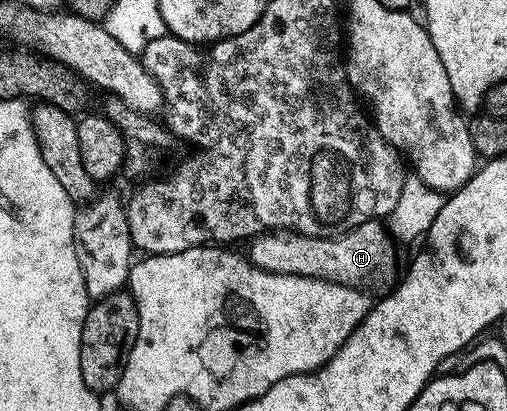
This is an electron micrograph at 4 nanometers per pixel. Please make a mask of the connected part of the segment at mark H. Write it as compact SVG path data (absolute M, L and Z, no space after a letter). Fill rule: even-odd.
M368 219L362 225L358 225L353 231L341 231L338 235L327 235L326 237L310 237L309 235L300 235L297 231L273 231L271 233L261 233L247 244L246 258L248 262L252 263L258 269L269 271L275 275L301 275L302 277L310 277L311 279L325 279L331 283L341 283L347 287L360 287L361 285L368 285L364 283L384 283L396 271L396 247L393 236L390 234L387 226L383 227L383 222L380 219Z

